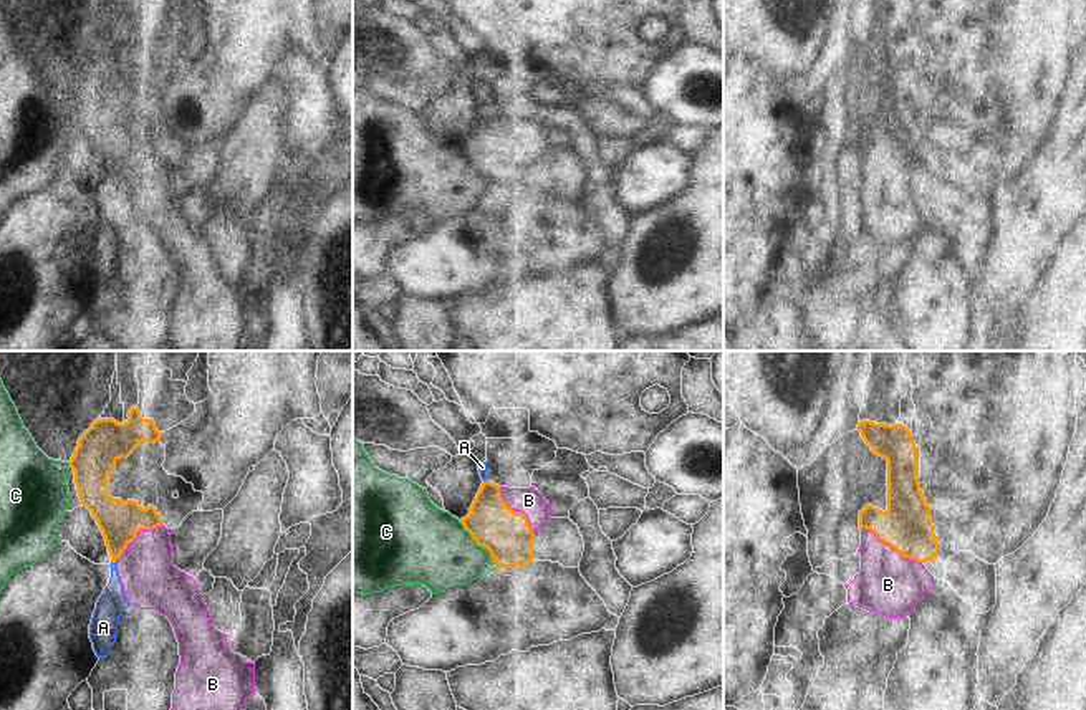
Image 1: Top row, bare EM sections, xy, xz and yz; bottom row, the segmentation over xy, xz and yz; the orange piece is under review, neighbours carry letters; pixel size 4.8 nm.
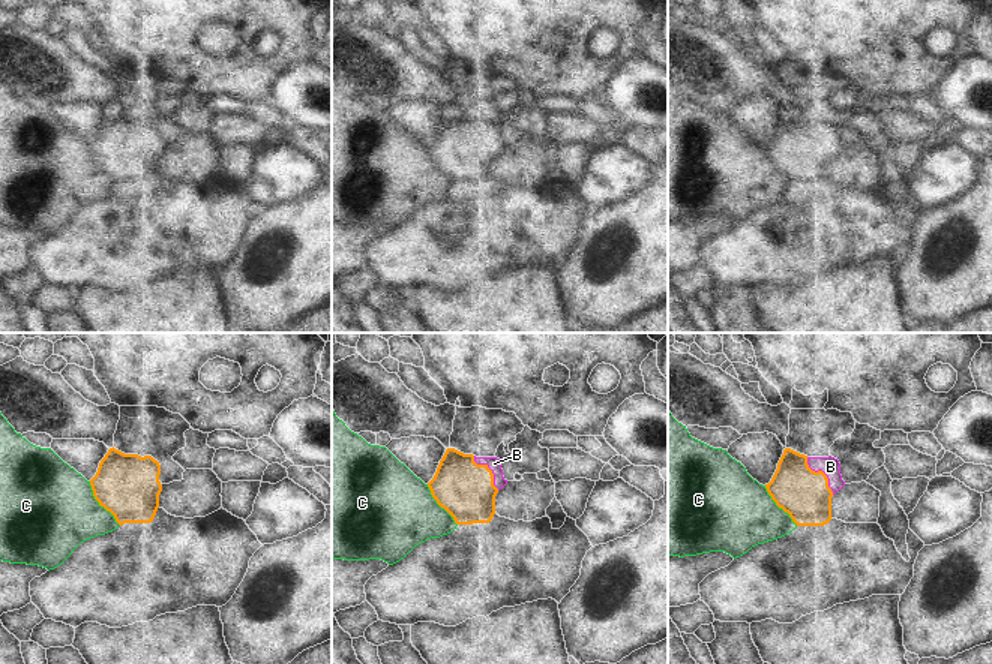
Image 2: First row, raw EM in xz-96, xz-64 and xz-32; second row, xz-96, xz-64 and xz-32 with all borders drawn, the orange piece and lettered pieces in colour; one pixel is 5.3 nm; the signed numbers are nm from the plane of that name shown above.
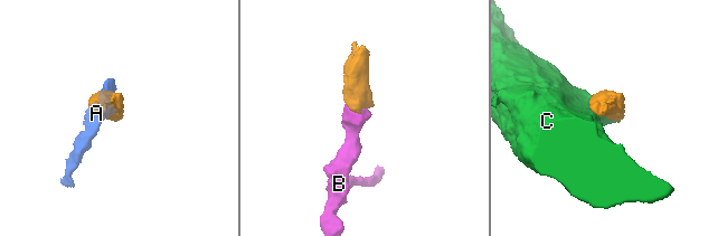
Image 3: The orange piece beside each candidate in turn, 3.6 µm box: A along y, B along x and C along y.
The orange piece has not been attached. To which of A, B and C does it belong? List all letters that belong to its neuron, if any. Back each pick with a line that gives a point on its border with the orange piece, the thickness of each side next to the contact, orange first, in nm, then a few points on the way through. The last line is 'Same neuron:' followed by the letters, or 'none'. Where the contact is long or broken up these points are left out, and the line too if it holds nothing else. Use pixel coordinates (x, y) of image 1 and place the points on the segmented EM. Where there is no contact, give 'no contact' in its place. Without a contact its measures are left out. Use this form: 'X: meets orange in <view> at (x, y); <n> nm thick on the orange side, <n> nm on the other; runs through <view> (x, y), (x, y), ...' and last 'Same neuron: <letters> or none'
B: meets orange in yz at (891, 546); 240 nm thick on the orange side, 300 nm on the other; runs through yz (906, 525), (904, 533), (891, 546), (891, 581), (888, 585)
Same neuron: B

